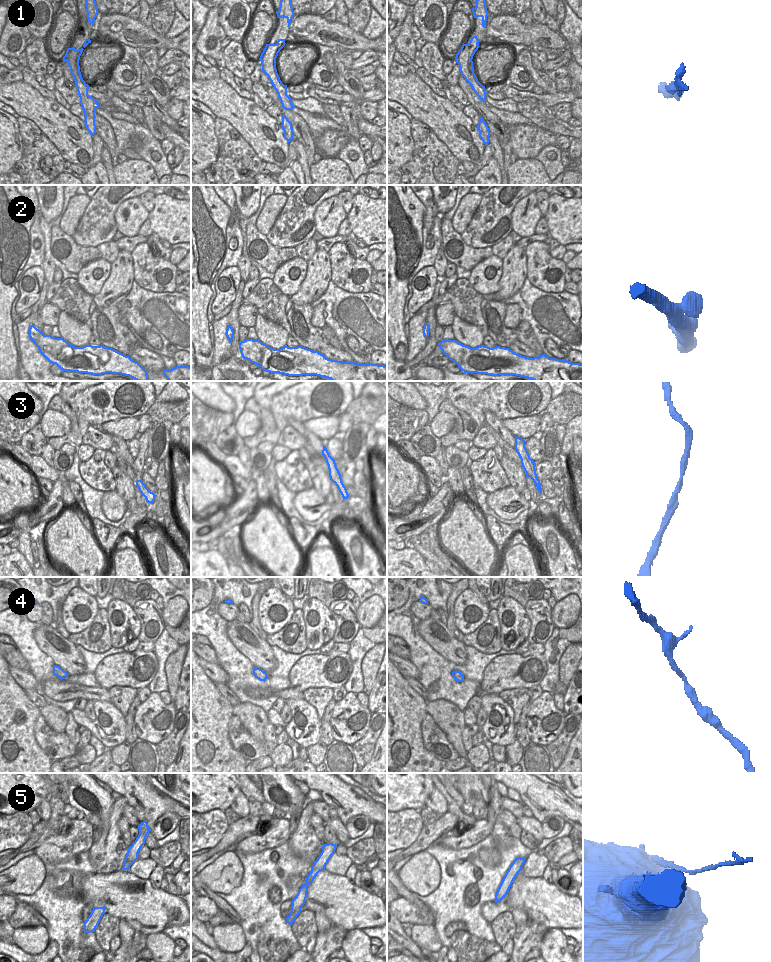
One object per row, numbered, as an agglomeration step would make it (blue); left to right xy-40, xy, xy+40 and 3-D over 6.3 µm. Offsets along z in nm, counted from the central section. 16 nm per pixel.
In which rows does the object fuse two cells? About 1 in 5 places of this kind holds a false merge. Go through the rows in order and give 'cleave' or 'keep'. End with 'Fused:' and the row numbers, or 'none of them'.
1: keep
2: keep
3: keep
4: keep
5: keep
Fused: none of them

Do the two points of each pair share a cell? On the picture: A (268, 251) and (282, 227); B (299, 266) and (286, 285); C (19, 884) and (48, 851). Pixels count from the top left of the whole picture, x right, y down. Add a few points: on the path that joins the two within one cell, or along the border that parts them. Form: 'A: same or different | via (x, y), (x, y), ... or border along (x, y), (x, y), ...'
A: different | border along (265, 236), (275, 246), (294, 247)
B: same | via (293, 265), (288, 270), (287, 279)
C: different | border along (34, 853), (44, 865)

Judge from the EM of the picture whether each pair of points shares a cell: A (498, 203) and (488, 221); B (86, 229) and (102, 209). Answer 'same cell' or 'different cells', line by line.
A: same cell
B: same cell

